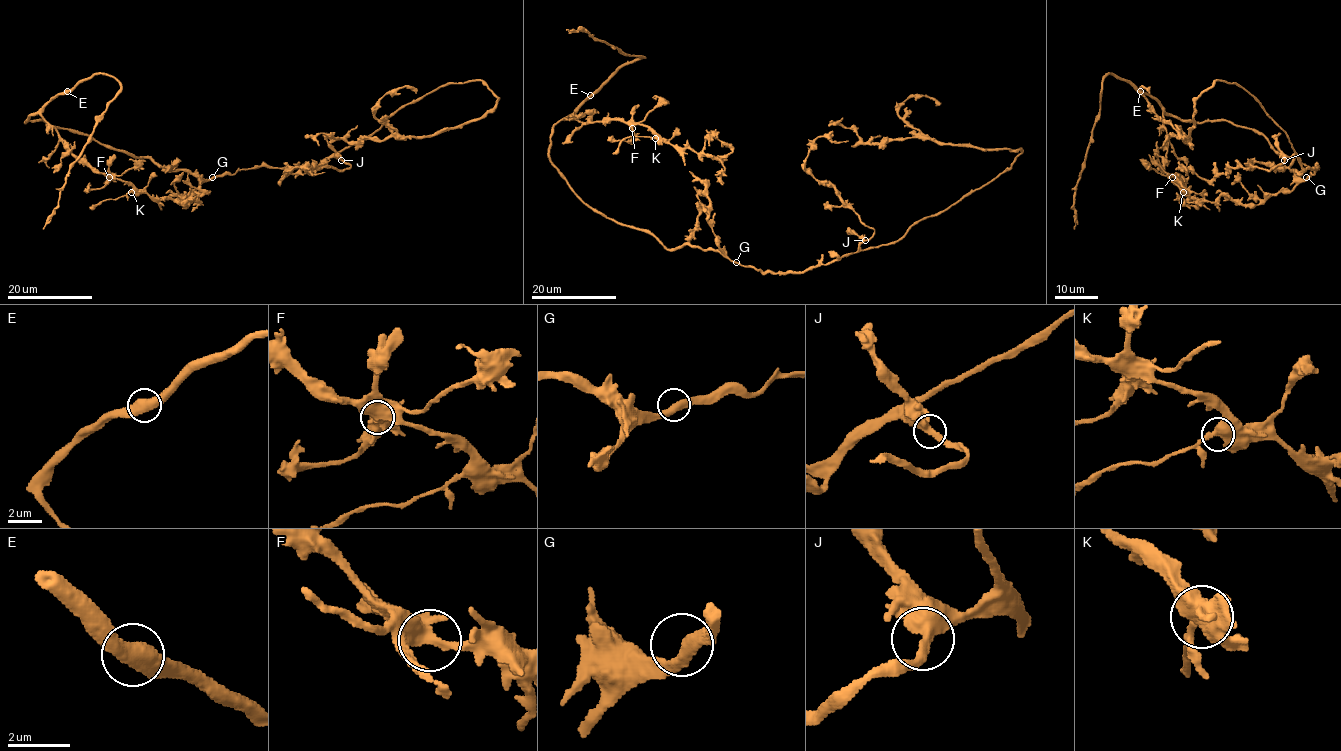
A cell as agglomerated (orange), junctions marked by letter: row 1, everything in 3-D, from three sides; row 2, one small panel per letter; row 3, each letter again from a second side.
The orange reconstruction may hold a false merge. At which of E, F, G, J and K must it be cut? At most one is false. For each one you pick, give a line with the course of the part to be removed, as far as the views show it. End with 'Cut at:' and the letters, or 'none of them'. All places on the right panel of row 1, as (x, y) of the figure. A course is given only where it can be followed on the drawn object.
Cut at: none of them

